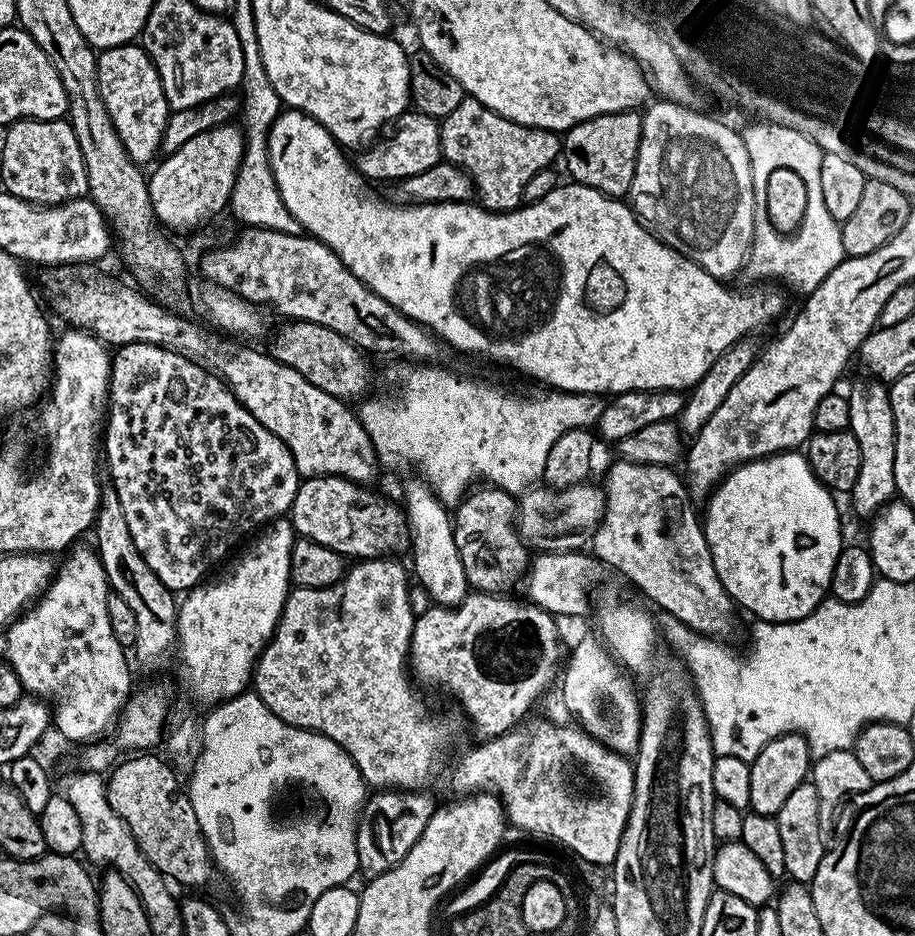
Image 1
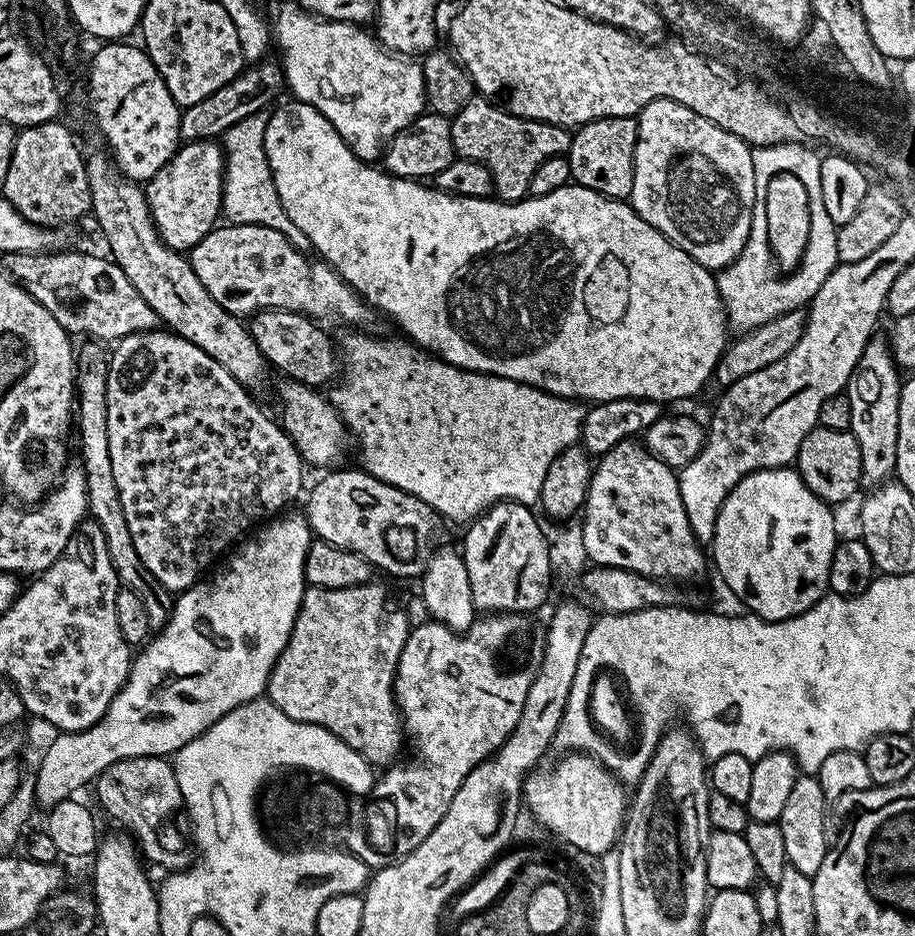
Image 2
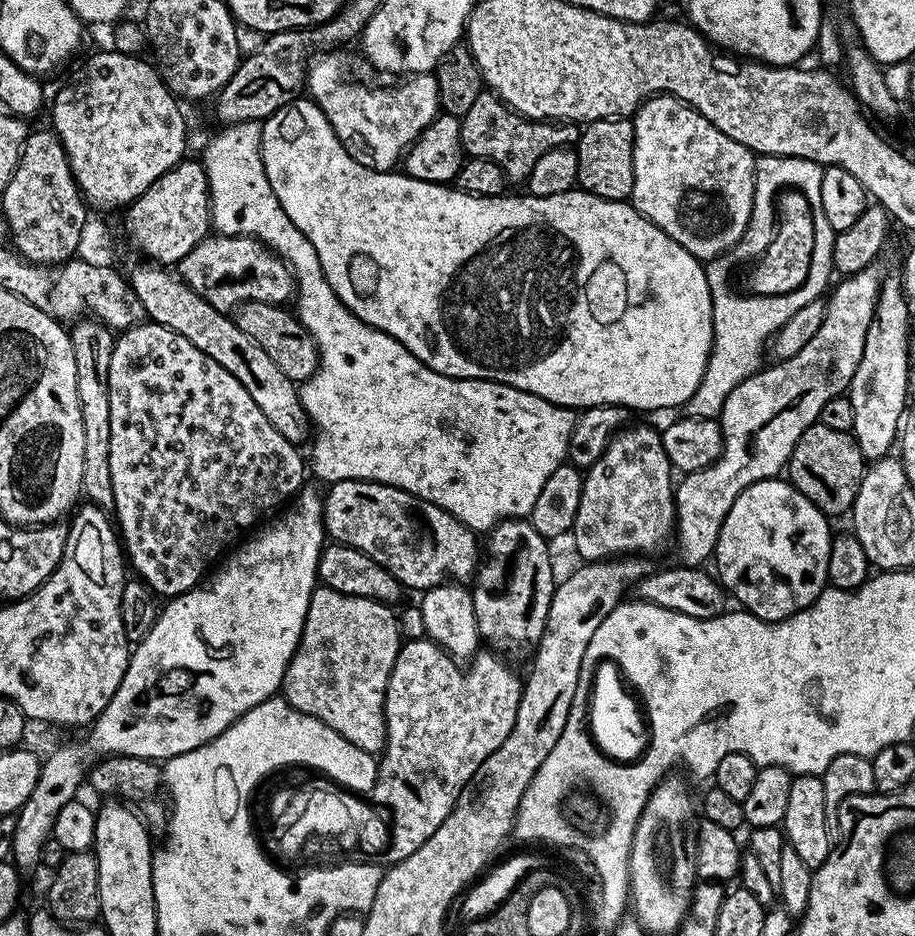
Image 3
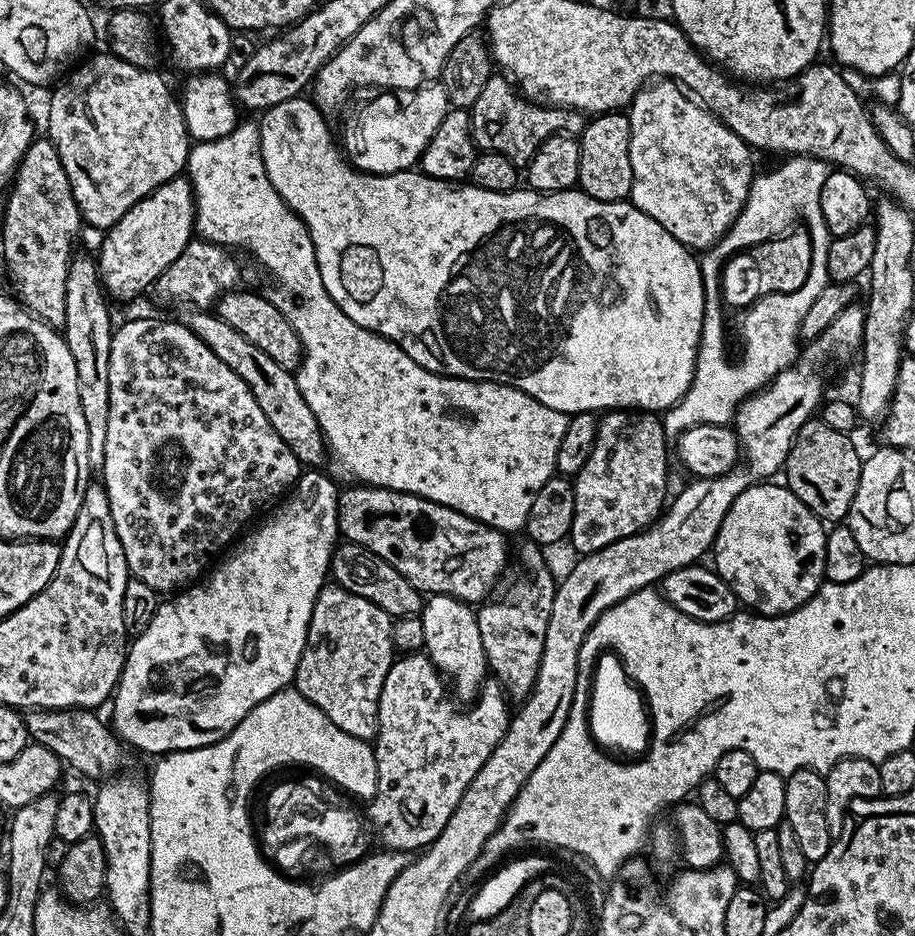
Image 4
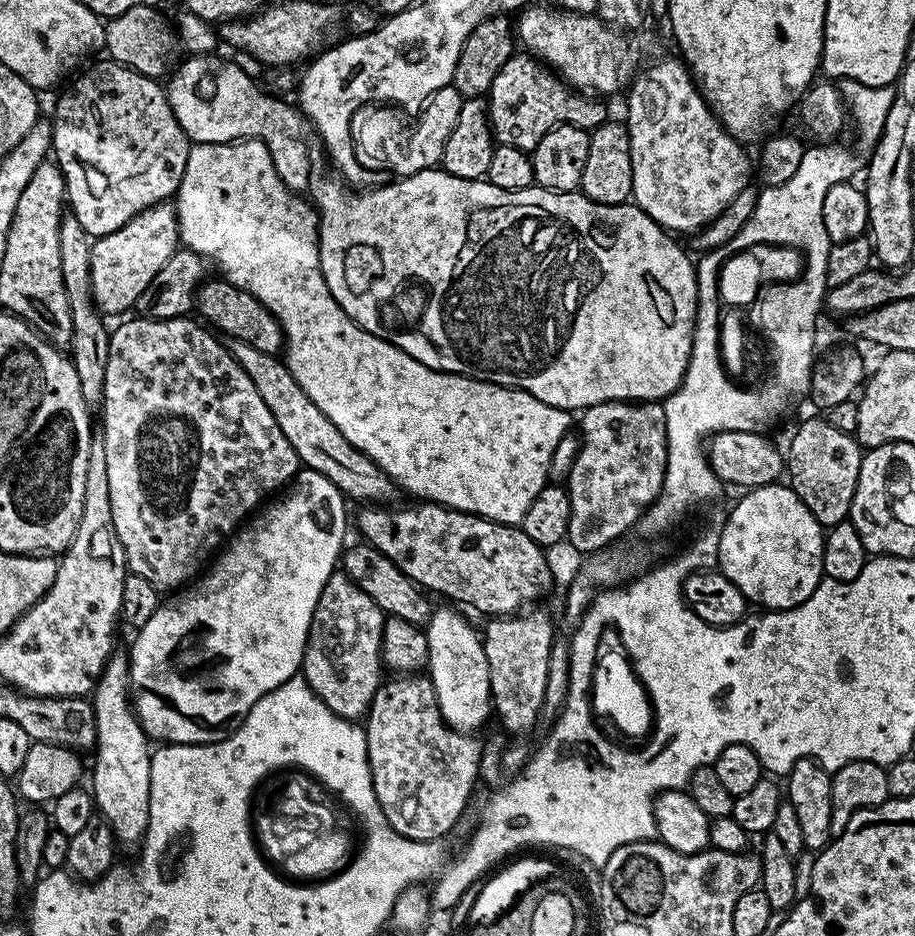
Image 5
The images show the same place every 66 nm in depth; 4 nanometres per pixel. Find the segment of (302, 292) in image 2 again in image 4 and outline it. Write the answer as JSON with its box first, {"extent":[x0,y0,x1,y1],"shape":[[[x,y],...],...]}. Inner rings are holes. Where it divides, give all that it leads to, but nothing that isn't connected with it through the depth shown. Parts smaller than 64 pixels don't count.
{"extent":[154,238,244,309],"shape":[[[193,238],[188,241],[186,250],[182,250],[182,254],[178,254],[178,258],[174,258],[166,270],[162,270],[156,279],[154,293],[158,299],[165,300],[168,304],[196,304],[192,306],[211,309],[220,297],[241,287],[240,279],[244,276],[244,268],[240,265],[239,258],[241,259],[235,251],[225,248],[223,244]]]}

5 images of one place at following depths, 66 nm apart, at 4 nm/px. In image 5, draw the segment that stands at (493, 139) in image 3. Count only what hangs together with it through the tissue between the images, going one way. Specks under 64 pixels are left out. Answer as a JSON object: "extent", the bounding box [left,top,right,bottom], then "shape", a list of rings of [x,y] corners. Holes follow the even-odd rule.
{"extent":[486,54,610,153],"shape":[[[514,54],[508,59],[506,66],[498,70],[486,93],[488,125],[492,128],[496,144],[514,146],[518,150],[531,153],[554,126],[569,124],[591,130],[605,123],[610,113],[600,100],[603,99],[569,86],[535,56]]]}

